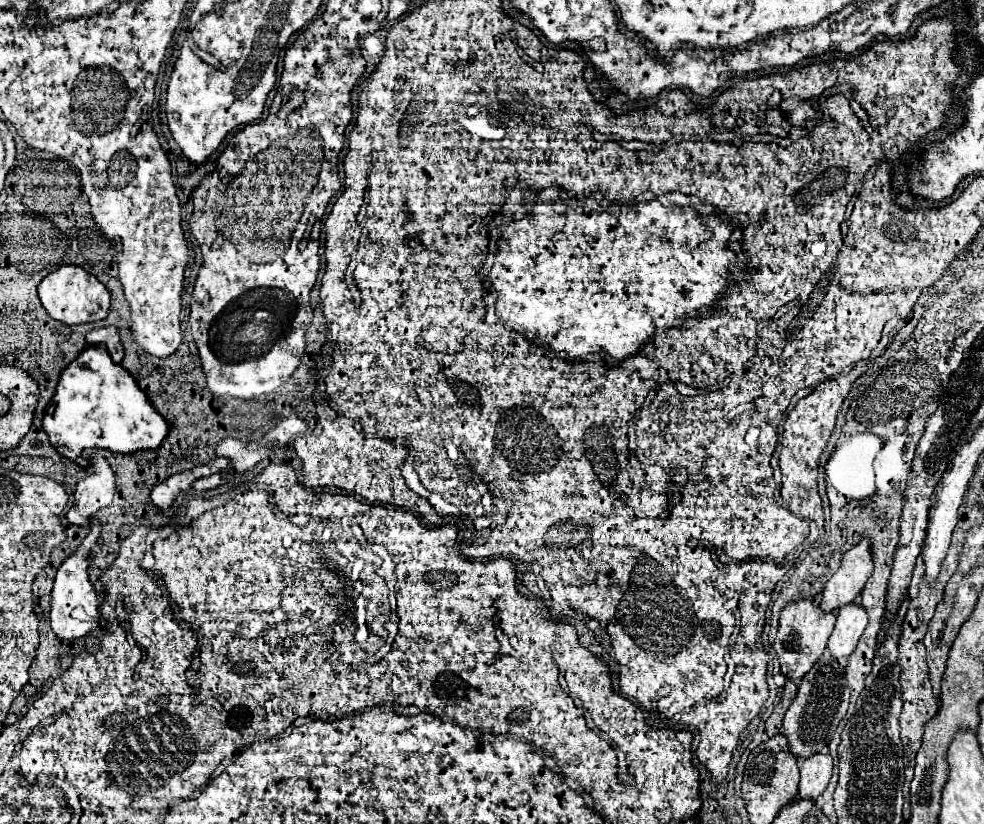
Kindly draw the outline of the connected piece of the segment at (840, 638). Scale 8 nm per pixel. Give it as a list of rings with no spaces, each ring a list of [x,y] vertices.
[[[852,602],[850,606],[844,606],[838,612],[838,620],[834,626],[832,636],[828,638],[828,652],[834,660],[844,660],[850,656],[858,644],[858,638],[862,636],[864,628],[868,624],[866,610]]]

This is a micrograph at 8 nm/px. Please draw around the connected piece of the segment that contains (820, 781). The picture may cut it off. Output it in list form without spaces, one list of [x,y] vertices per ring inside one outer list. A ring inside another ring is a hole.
[[[814,754],[808,760],[800,762],[800,786],[798,796],[818,800],[824,788],[828,786],[832,776],[832,756],[830,754]]]

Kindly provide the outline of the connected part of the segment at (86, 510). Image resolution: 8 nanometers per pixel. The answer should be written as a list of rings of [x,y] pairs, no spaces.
[[[106,460],[98,462],[98,468],[94,474],[78,482],[74,498],[76,498],[76,508],[84,518],[96,514],[100,508],[106,508],[116,492],[116,482],[114,482],[114,470]]]

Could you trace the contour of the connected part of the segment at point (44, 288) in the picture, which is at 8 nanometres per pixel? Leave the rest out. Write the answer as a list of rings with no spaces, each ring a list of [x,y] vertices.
[[[62,266],[54,272],[50,272],[38,286],[38,296],[42,300],[42,306],[46,312],[68,326],[86,324],[86,322],[98,322],[108,316],[110,310],[110,292],[106,286],[80,266]]]

